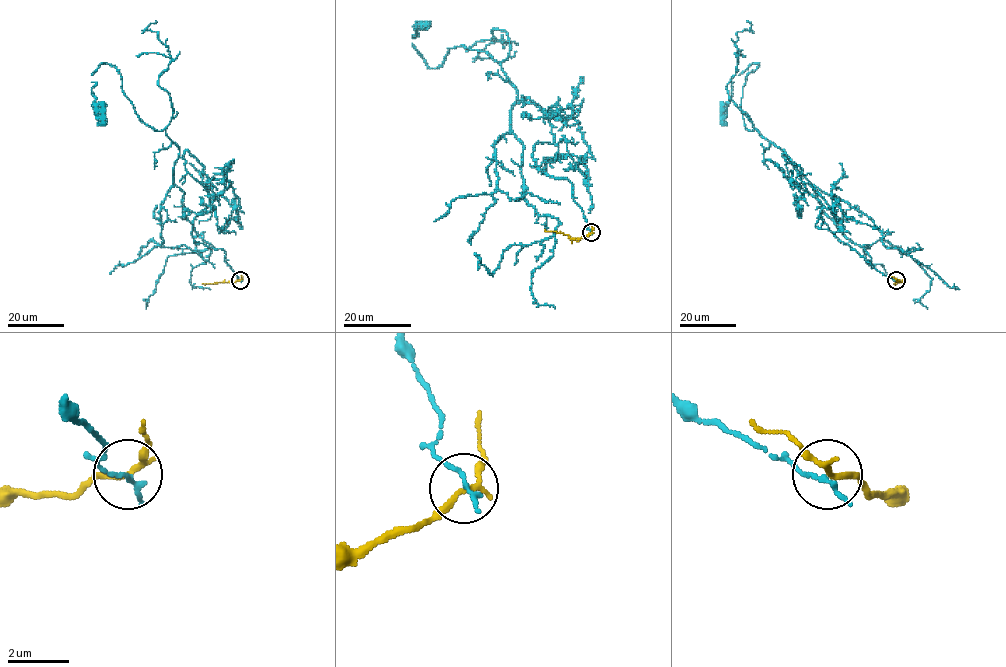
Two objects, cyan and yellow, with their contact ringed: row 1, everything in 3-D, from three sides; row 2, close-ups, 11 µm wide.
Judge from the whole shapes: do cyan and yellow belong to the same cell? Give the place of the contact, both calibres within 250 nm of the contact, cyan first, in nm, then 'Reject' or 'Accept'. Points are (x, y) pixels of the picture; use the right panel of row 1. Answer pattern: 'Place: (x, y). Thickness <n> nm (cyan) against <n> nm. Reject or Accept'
Place: (896, 280). Thickness 140 nm (cyan) against 180 nm. Reject

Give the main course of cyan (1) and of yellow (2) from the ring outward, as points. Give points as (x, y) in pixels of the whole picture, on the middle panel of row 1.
1: (590, 231), (573, 185), (532, 158), (553, 143), (549, 117), (517, 101), (523, 199), (558, 226), (478, 270)
2: (590, 232), (571, 239), (562, 232), (544, 230)

